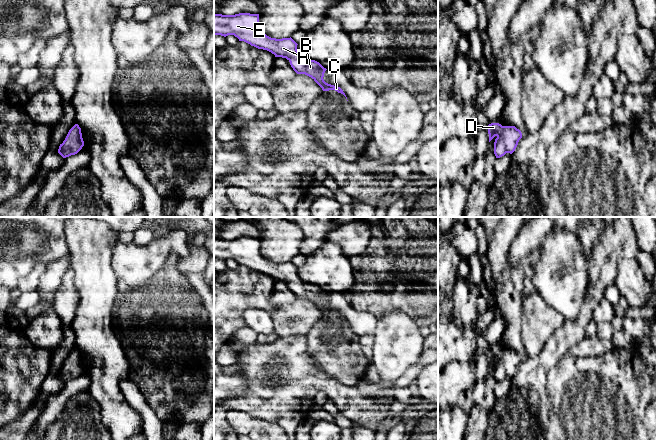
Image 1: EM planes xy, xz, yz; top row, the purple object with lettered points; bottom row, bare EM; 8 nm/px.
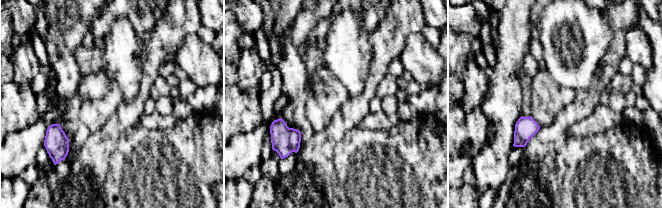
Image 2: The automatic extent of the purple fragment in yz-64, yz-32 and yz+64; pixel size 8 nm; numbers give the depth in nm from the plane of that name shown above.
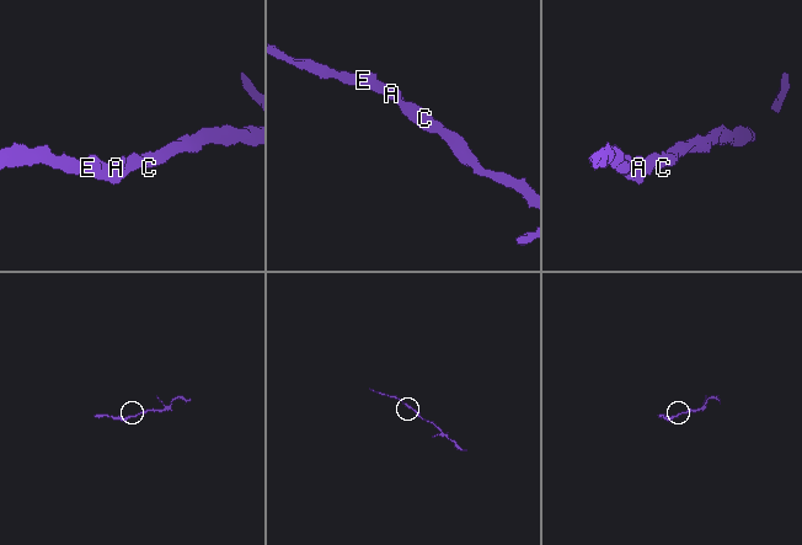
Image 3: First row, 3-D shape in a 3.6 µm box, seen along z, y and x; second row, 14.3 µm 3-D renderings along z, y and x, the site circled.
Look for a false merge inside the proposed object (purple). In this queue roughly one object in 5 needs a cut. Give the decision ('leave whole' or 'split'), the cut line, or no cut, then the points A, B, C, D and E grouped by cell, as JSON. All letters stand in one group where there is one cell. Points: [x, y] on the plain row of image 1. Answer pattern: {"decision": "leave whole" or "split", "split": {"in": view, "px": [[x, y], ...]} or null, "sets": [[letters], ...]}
{"decision": "leave whole", "split": null, "sets": [["A", "B", "C", "D", "E"]]}

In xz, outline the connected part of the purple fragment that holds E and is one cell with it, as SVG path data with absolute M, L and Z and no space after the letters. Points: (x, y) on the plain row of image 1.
M239 237L235 239L214 238L214 259L221 259L224 261L228 259L234 259L239 263L239 265L244 265L258 273L267 274L272 278L274 278L275 281L286 282L290 286L291 291L297 298L305 298L311 301L322 312L323 315L335 314L346 321L345 317L340 311L328 308L324 305L323 301L325 295L327 294L326 292L324 292L319 286L315 284L305 283L300 279L300 277L297 274L298 268L291 261L276 263L271 262L266 258L264 258L259 248L259 238L250 238L250 237Z

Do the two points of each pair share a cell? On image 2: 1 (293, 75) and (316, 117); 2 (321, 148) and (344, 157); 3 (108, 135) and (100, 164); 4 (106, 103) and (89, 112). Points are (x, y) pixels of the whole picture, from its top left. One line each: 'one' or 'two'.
1: two
2: two
3: one
4: one

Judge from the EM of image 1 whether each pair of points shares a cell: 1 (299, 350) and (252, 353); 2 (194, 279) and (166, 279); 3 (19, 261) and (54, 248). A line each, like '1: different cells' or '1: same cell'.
1: same cell
2: different cells
3: same cell

